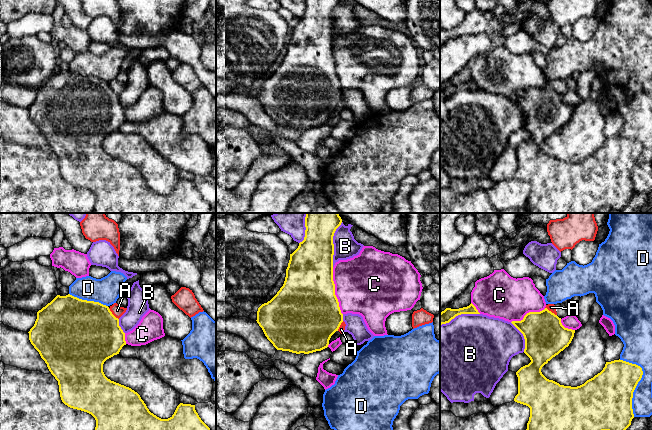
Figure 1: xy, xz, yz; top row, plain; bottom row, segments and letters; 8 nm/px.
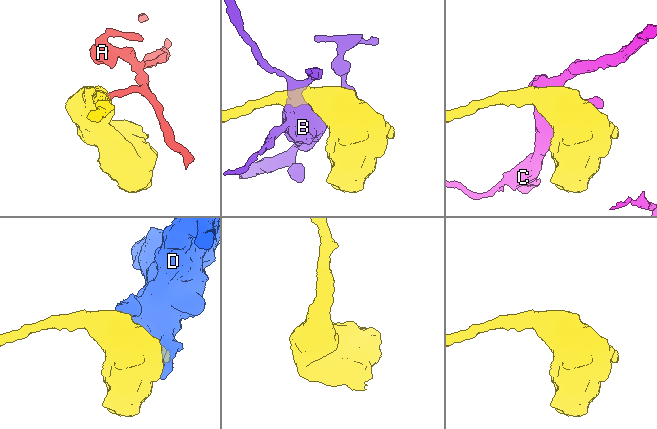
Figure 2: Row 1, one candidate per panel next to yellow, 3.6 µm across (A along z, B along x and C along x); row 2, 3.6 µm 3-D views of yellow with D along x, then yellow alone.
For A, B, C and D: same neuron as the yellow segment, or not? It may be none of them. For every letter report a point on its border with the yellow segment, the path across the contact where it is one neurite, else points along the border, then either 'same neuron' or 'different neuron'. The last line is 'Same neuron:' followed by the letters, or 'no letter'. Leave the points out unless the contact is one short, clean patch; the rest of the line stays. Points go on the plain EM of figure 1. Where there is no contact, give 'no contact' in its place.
A: meets yellow in xy at (112, 90); border along xy (108, 84), (118, 95); different neuron
B: meets yellow in xz at (333, 21); different neuron
C: meets yellow in xz at (334, 67); different neuron
D: meets yellow in yz at (639, 156); different neuron
Same neuron: no letter

